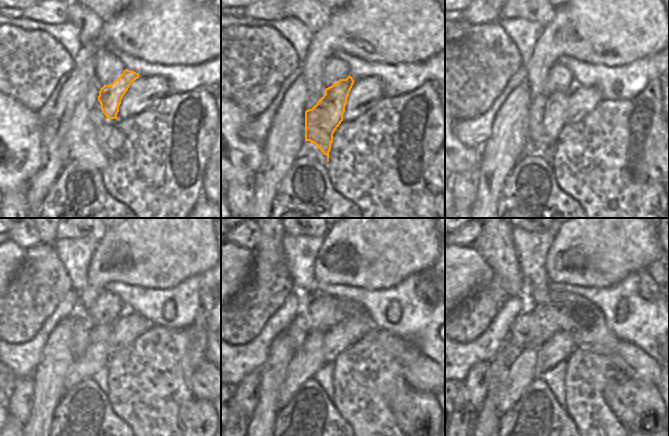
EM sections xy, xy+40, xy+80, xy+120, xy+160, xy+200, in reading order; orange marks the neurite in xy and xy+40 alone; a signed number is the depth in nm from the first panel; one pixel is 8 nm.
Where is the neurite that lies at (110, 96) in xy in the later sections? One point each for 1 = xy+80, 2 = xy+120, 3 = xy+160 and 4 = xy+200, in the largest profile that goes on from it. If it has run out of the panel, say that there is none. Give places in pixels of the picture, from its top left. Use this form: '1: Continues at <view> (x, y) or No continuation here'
1: Continues at xy+80 (548, 119)
2: Continues at xy+120 (96, 356)
3: Continues at xy+160 (307, 360)
4: Continues at xy+200 (522, 372)

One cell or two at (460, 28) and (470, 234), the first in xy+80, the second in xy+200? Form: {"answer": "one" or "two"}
{"answer": "two"}

